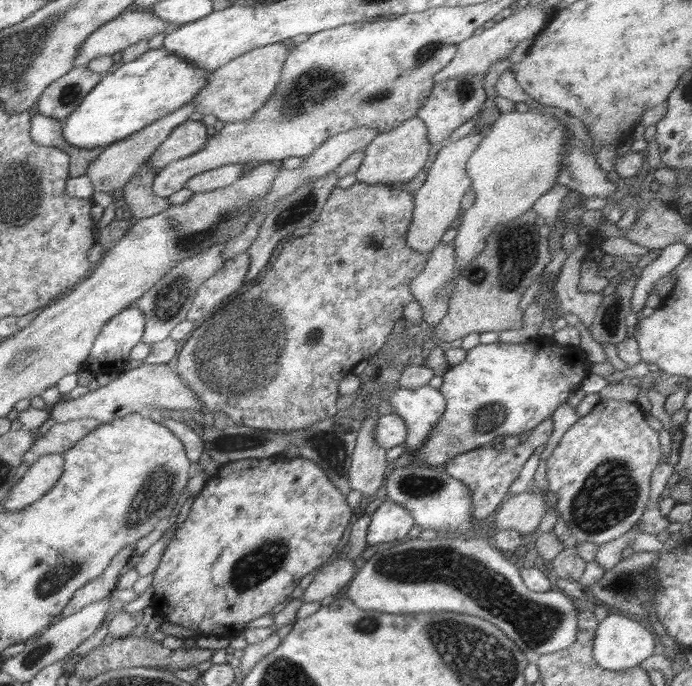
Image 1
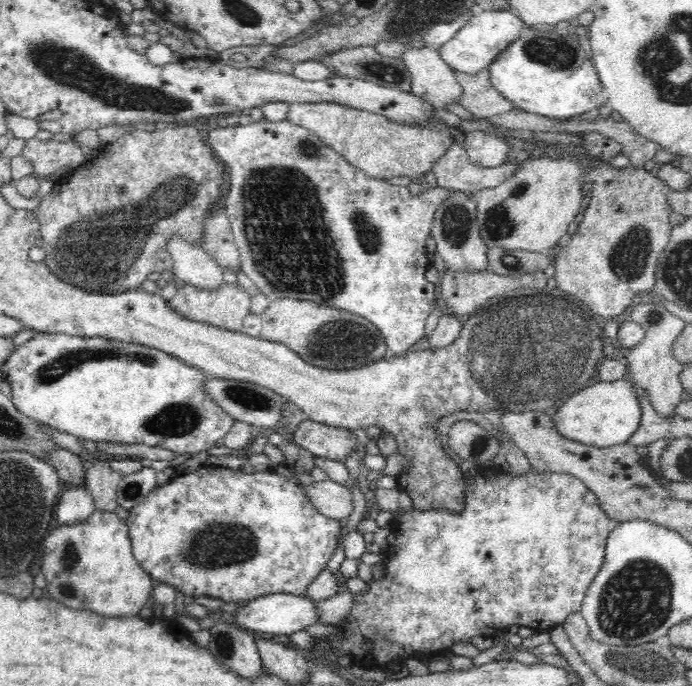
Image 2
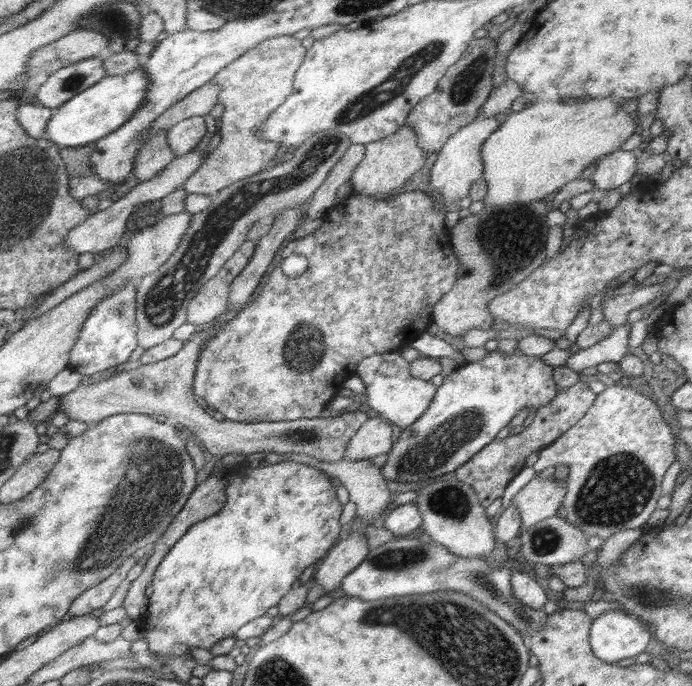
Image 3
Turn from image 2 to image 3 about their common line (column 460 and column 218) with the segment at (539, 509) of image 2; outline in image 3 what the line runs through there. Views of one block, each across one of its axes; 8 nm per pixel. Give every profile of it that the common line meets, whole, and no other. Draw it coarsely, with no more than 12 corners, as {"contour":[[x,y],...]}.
{"contour":[[233,469],[155,570],[150,652],[209,649],[339,541],[328,474]]}

